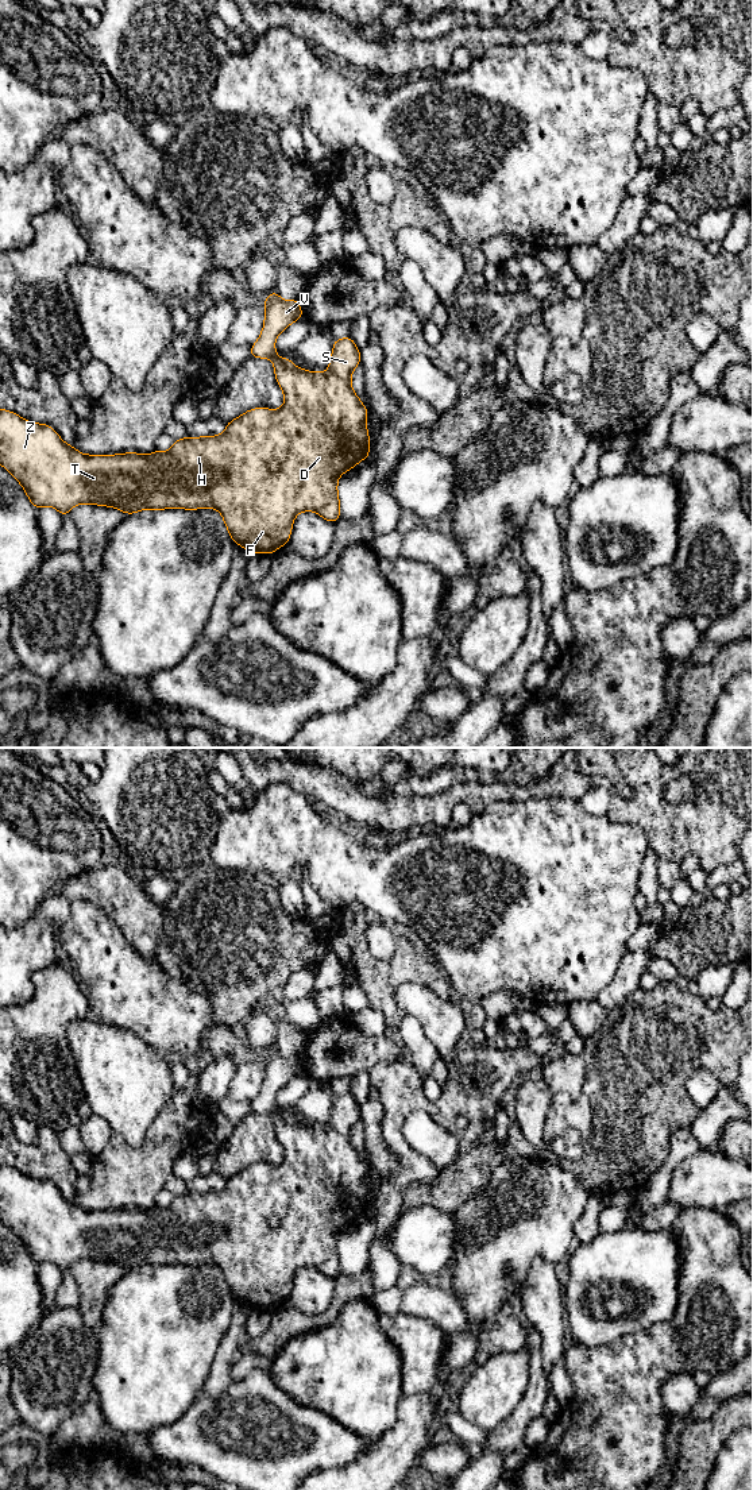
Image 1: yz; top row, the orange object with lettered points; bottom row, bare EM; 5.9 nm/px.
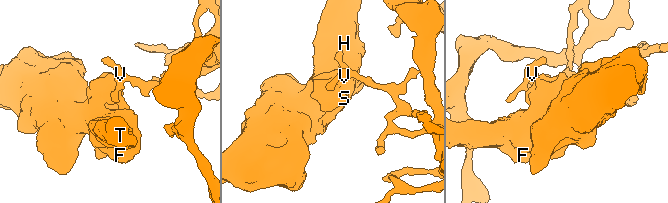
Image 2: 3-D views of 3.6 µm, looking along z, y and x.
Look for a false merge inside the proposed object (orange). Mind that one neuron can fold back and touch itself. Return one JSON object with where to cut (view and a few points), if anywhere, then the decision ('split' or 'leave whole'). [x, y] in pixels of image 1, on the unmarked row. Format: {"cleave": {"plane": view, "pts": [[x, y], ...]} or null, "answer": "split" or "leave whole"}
{"cleave": {"plane": "yz", "pts": [[275, 1111], [271, 1114]]}, "answer": "split"}

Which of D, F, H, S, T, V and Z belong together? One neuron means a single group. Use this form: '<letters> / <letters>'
D F H S T Z / V

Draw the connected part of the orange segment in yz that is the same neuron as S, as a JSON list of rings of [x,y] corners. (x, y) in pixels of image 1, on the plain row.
[[[347,1092],[340,1096],[333,1096],[333,1107],[329,1116],[329,1126],[327,1128],[302,1126],[293,1120],[293,1116],[283,1113],[273,1113],[275,1134],[285,1150],[285,1159],[279,1166],[256,1163],[251,1165],[233,1177],[227,1178],[227,1184],[220,1192],[205,1193],[185,1193],[174,1197],[173,1204],[166,1208],[155,1205],[151,1211],[139,1211],[135,1208],[120,1211],[82,1211],[70,1200],[61,1196],[59,1190],[46,1180],[28,1178],[16,1169],[0,1165],[0,1220],[9,1227],[15,1235],[23,1242],[31,1259],[40,1265],[43,1262],[55,1263],[62,1271],[69,1270],[73,1262],[78,1259],[101,1261],[117,1263],[126,1270],[138,1269],[142,1265],[217,1265],[227,1281],[227,1285],[236,1301],[244,1302],[250,1309],[260,1308],[271,1310],[279,1302],[287,1300],[291,1290],[291,1281],[294,1273],[305,1266],[316,1267],[327,1277],[336,1278],[340,1274],[340,1258],[337,1251],[337,1235],[341,1230],[355,1223],[360,1216],[368,1215],[370,1194],[366,1182],[368,1167],[360,1158],[359,1153],[352,1147],[351,1131],[355,1123],[360,1119],[360,1108],[354,1096]]]

